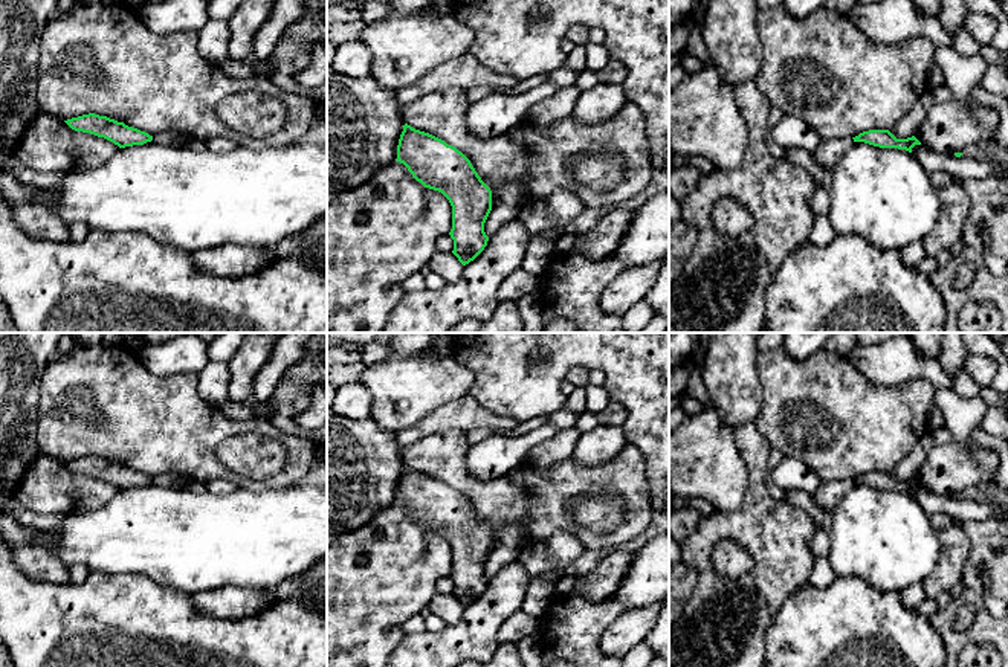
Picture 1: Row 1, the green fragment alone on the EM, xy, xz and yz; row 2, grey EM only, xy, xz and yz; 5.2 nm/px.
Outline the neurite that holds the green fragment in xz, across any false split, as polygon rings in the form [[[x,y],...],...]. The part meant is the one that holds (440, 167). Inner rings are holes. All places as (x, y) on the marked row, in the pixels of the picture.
[[[405,124],[397,162],[425,188],[441,192],[452,206],[452,253],[466,266],[487,246],[484,223],[492,211],[492,191],[470,160],[444,140]]]

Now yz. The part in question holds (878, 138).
[[[869,130],[860,133],[852,139],[854,142],[864,142],[880,148],[898,148],[909,153],[912,153],[912,148],[915,145],[921,145],[921,142],[915,136],[907,139],[897,139],[889,130]]]

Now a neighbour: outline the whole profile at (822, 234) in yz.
[[[816,215],[809,234],[809,243],[817,246],[828,246],[835,238],[835,232],[829,223],[828,215]]]

